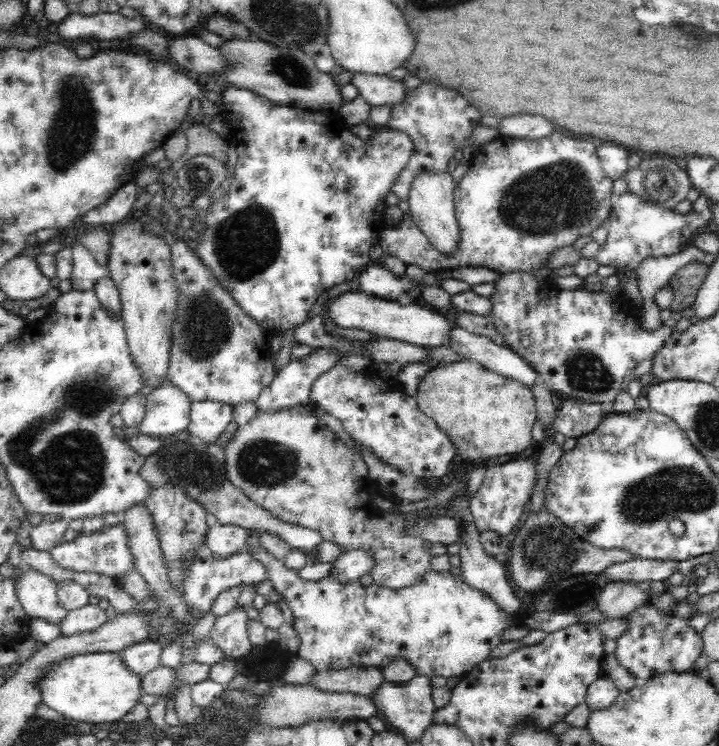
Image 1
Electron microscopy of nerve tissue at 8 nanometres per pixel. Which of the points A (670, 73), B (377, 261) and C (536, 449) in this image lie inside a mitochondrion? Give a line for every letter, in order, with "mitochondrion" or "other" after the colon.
A: other
B: other
C: other

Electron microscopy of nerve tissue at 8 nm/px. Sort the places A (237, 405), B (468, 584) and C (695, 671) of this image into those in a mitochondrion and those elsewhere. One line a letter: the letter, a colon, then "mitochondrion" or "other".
A: other
B: other
C: other

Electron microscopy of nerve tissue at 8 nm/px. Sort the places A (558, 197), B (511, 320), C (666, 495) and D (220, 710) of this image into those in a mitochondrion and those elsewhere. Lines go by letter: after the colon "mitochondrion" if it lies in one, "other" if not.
A: mitochondrion
B: other
C: mitochondrion
D: mitochondrion

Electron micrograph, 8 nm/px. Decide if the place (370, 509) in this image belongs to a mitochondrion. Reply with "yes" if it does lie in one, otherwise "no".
no

